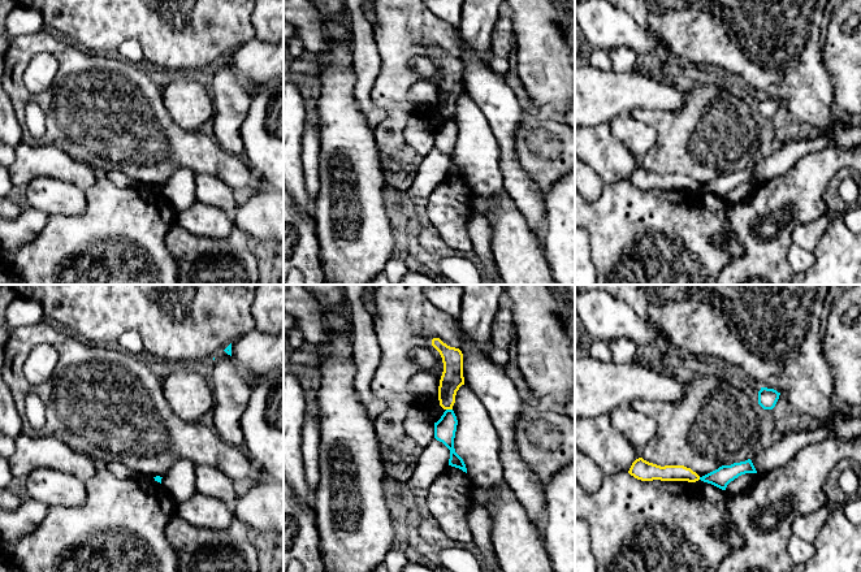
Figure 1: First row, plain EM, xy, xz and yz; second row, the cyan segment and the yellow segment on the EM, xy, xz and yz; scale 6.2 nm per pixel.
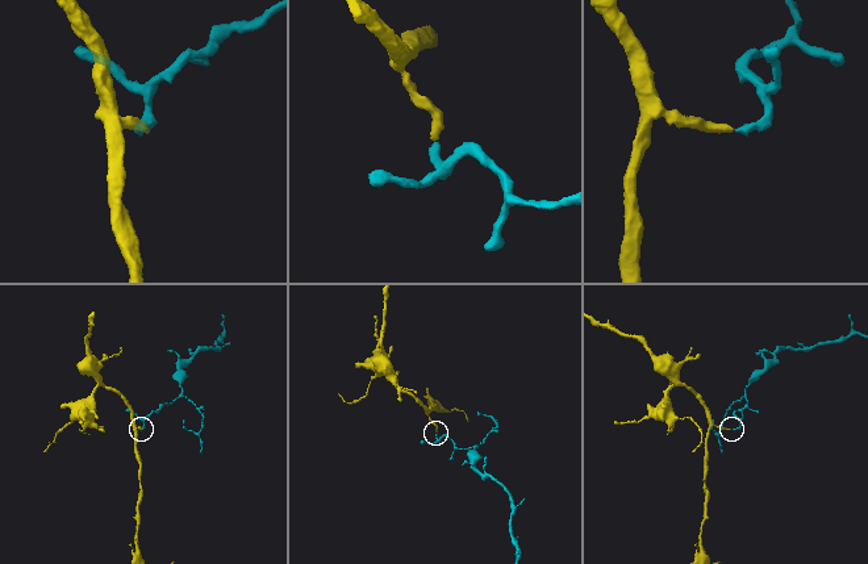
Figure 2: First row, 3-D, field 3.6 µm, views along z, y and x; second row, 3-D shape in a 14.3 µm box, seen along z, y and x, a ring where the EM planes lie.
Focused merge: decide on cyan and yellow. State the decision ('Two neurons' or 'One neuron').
Two neurons

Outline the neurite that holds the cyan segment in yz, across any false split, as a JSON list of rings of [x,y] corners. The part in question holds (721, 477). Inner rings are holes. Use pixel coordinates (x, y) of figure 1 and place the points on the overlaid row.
[[[750,459],[734,463],[731,465],[722,465],[718,469],[700,477],[700,480],[726,490],[731,481],[745,473],[757,473]]]

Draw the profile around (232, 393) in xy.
[[[225,351],[213,360],[211,386],[215,396],[213,429],[225,442],[243,447],[241,419],[251,398],[251,386]]]

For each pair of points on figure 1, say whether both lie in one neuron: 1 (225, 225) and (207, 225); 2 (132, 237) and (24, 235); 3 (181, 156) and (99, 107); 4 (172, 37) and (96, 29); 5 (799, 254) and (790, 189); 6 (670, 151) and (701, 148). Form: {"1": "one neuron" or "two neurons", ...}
{"1": "one neuron", "2": "two neurons", "3": "one neuron", "4": "one neuron", "5": "two neurons", "6": "one neuron"}

